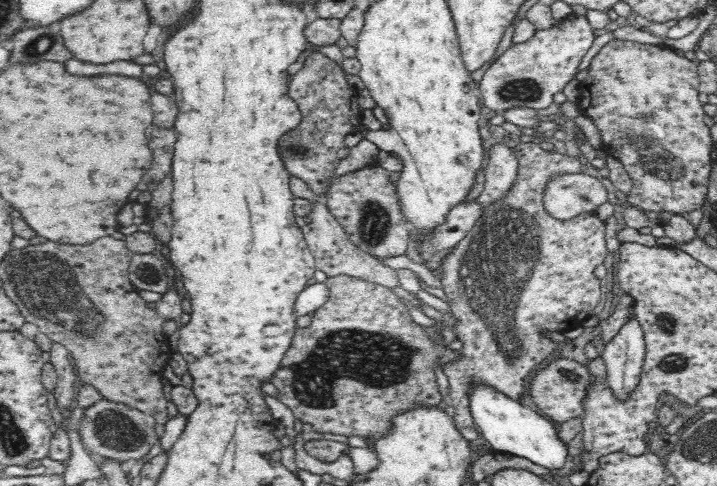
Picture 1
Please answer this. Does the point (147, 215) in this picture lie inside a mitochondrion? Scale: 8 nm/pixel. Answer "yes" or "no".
no

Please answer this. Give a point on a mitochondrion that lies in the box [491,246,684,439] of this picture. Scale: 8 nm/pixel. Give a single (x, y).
(666, 327)

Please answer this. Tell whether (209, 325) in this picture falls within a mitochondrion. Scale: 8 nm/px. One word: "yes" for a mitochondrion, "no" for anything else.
no

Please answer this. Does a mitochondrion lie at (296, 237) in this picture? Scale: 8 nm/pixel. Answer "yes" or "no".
no

